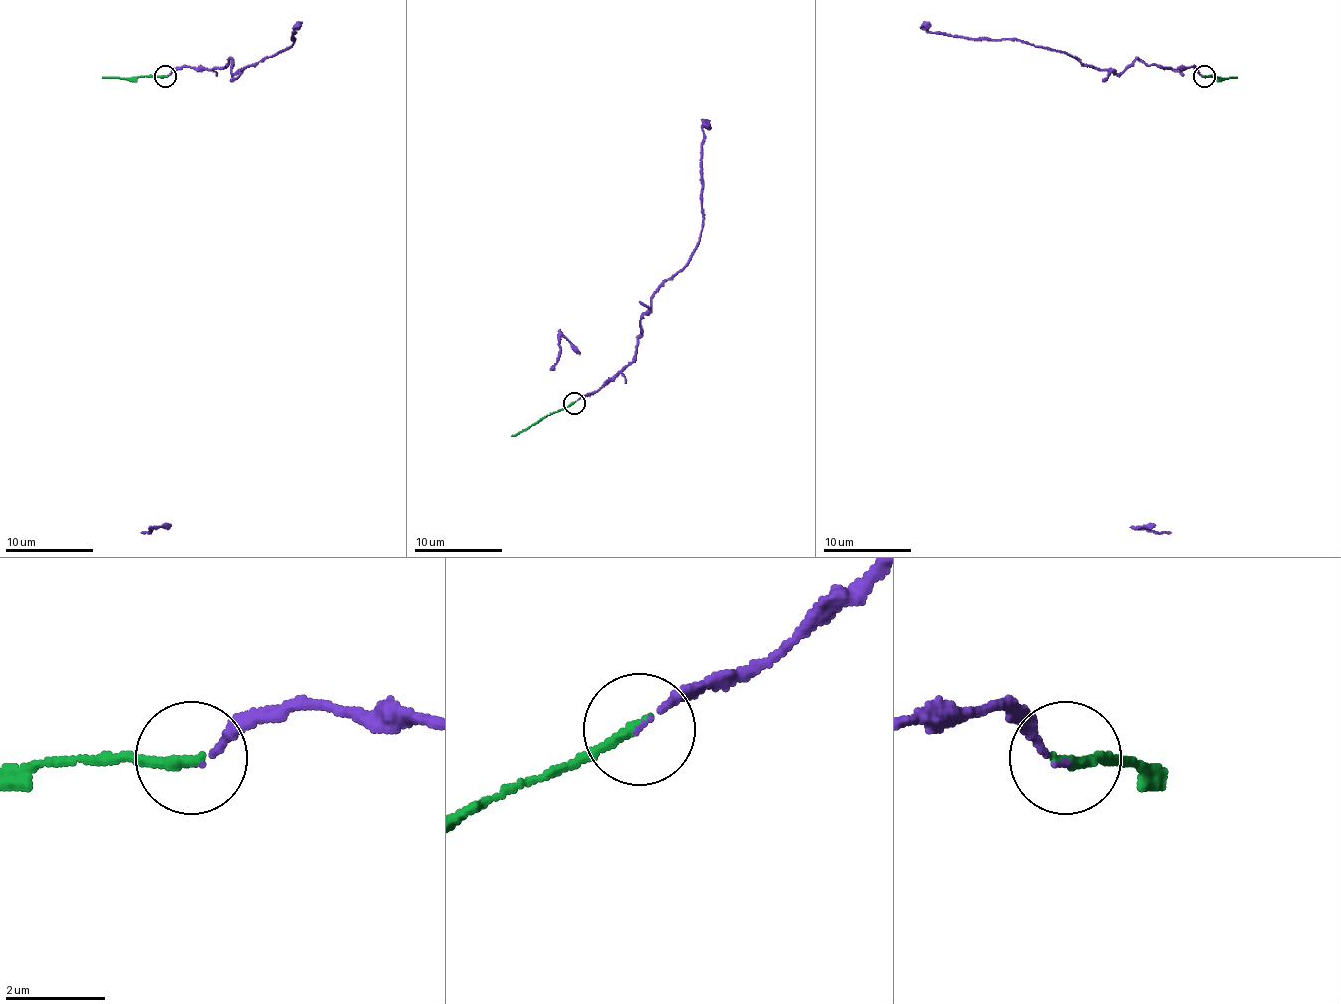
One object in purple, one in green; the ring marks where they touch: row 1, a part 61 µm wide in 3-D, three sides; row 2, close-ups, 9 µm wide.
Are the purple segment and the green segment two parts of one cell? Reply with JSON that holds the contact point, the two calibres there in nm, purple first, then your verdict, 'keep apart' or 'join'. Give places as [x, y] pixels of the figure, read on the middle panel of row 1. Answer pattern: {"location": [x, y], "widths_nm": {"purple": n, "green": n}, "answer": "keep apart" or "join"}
{"location": [574, 403], "widths_nm": {"purple": 90, "green": 220}, "answer": "join"}

